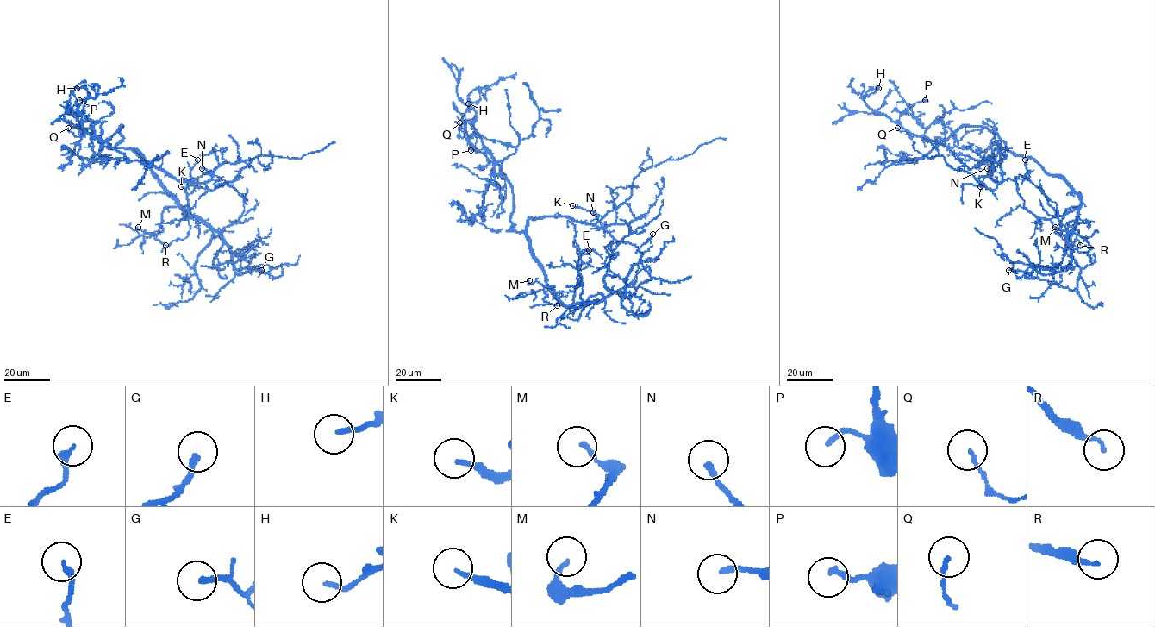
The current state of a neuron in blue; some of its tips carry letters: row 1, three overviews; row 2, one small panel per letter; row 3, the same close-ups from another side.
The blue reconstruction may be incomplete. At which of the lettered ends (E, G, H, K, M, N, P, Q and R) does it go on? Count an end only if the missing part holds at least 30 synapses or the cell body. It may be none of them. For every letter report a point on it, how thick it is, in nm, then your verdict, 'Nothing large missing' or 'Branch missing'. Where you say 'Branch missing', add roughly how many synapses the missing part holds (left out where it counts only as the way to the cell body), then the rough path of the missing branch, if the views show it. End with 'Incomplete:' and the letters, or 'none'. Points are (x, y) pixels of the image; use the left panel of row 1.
E: Place: (197, 159). Thickness 240 nm. Nothing large missing
G: Place: (261, 270). Thickness 220 nm. Nothing large missing
H: Place: (77, 88). Thickness 170 nm. Nothing large missing
K: Place: (181, 186). Thickness 170 nm. Nothing large missing
M: Place: (138, 227). Thickness 180 nm. Nothing large missing
N: Place: (202, 168). Thickness 200 nm. Nothing large missing
P: Place: (79, 100). Thickness 200 nm. Nothing large missing
Q: Place: (68, 128). Thickness 130 nm. Nothing large missing
R: Place: (165, 245). Thickness 150 nm. Nothing large missing
Incomplete: none

